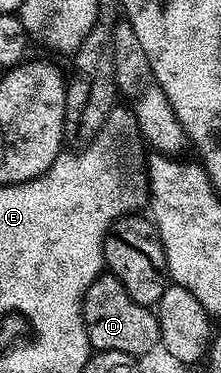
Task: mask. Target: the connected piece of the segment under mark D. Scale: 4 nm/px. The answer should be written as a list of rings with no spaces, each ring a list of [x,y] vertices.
[[[102,273],[89,286],[83,297],[81,316],[87,329],[89,346],[94,352],[118,351],[134,357],[140,357],[159,343],[161,330],[157,324],[157,316],[148,307],[140,307],[123,289],[123,285],[115,276]]]

